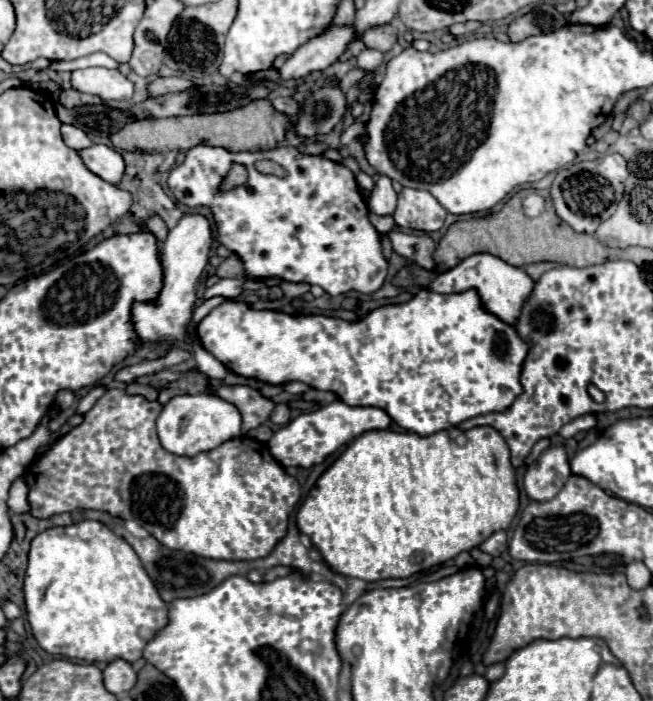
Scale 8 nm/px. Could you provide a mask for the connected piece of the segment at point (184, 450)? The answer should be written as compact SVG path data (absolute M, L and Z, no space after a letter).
M207 392L181 394L181 396L173 396L163 406L157 418L157 434L167 452L179 456L195 456L199 452L213 450L231 438L239 438L243 434L241 414L231 402L221 400L215 394L207 394Z

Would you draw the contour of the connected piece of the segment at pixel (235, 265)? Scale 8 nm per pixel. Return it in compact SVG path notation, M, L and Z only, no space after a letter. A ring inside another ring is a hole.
M237 256L225 258L215 270L215 274L219 278L237 278L237 276L241 276L241 272L243 272L243 268L241 268L241 260Z

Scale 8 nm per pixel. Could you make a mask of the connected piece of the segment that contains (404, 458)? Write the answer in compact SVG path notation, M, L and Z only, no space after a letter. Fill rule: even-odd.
M449 428L427 438L413 432L369 430L355 438L335 464L321 474L297 512L297 528L311 538L335 572L377 582L383 578L409 578L477 548L493 532L507 530L517 508L515 468L507 442L495 428ZM417 552L421 556L413 558Z

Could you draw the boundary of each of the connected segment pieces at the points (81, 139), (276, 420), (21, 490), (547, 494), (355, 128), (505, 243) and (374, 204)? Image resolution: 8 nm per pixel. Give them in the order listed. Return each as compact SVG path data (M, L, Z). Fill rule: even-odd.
M63 124L61 126L61 136L63 136L63 142L73 150L81 150L81 148L87 148L89 144L93 144L87 138L87 134L81 128L73 126L73 124Z
M277 404L275 410L273 410L273 414L271 414L271 422L273 422L273 424L279 424L279 426L285 426L289 420L291 420L289 406L285 406L285 404Z
M17 478L15 484L11 486L9 490L9 508L11 512L15 514L25 514L29 512L29 502L27 502L27 492L29 492L29 486L23 482L23 478Z
M553 444L529 466L523 484L531 500L545 502L561 490L569 476L571 468L567 450L563 444Z
M354 122L349 128L347 128L341 135L340 146L341 148L344 145L344 142L351 142L359 134L363 135L365 133L366 125L365 123Z
M529 190L511 196L511 200L505 202L503 210L489 214L489 218L471 218L471 220L459 220L451 224L433 254L437 262L435 272L437 274L447 272L455 268L463 258L473 256L477 252L489 252L513 266L527 266L533 262L561 262L577 268L603 264L605 260L613 260L621 256L621 250L603 246L593 234L573 232L573 228L569 228L569 224L565 224L555 214L555 210L543 210L543 216L537 218L525 216L521 202L527 196L527 192Z
M379 176L369 198L369 210L379 216L385 216L385 214L393 214L395 206L397 206L397 192L393 190L391 180L387 176Z

